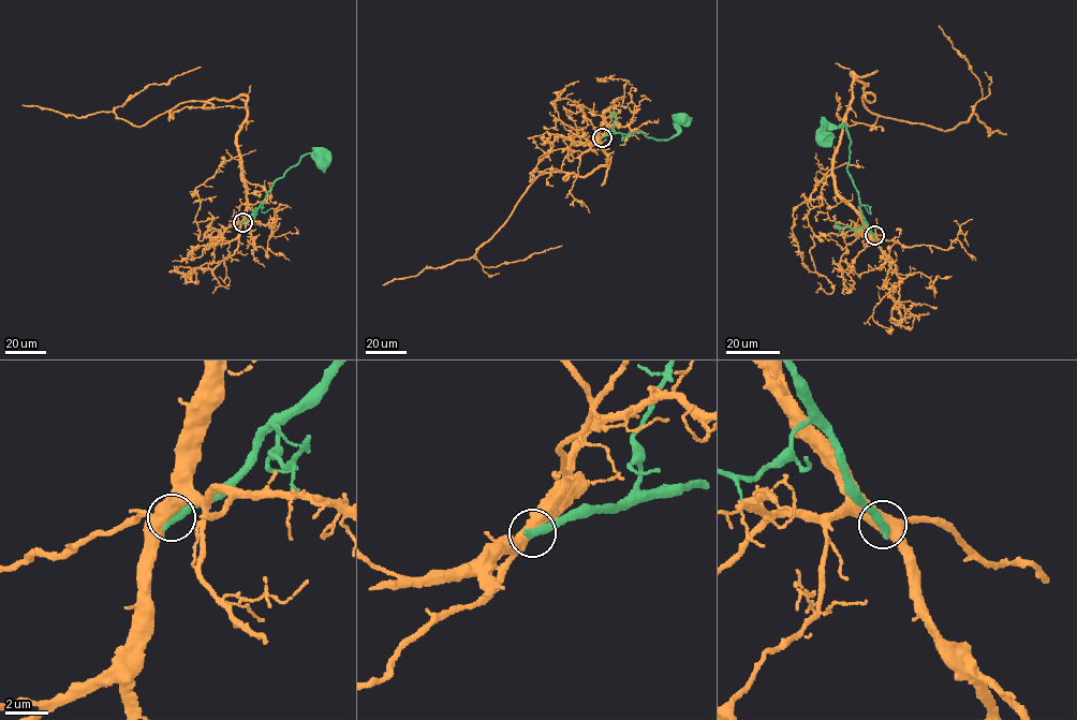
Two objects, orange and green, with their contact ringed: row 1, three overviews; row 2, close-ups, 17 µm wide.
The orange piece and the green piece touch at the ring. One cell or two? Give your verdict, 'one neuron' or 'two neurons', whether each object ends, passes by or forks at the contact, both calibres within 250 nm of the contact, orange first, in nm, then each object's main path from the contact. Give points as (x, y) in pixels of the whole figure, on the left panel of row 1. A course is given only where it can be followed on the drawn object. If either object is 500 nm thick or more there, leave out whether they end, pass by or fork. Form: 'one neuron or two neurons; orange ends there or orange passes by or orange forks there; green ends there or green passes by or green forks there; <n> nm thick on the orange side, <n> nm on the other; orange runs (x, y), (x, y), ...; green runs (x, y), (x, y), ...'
two neurons; 600 nm thick on the orange side, 440 nm on the other; orange runs (242, 222), (247, 186), (236, 136), (245, 96), (181, 102), (138, 127), (114, 111), (150, 84), (201, 67); green runs (242, 222), (257, 209), (275, 180), (305, 155), (318, 157), (315, 151), (322, 163)

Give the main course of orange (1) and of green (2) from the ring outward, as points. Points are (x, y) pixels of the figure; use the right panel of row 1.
1: (874, 235), (832, 172), (852, 73), (872, 113), (945, 131), (969, 119), (982, 87), (939, 26)
2: (874, 235), (849, 174), (851, 138), (846, 127), (843, 122), (838, 127), (825, 125), (817, 141), (822, 138)

